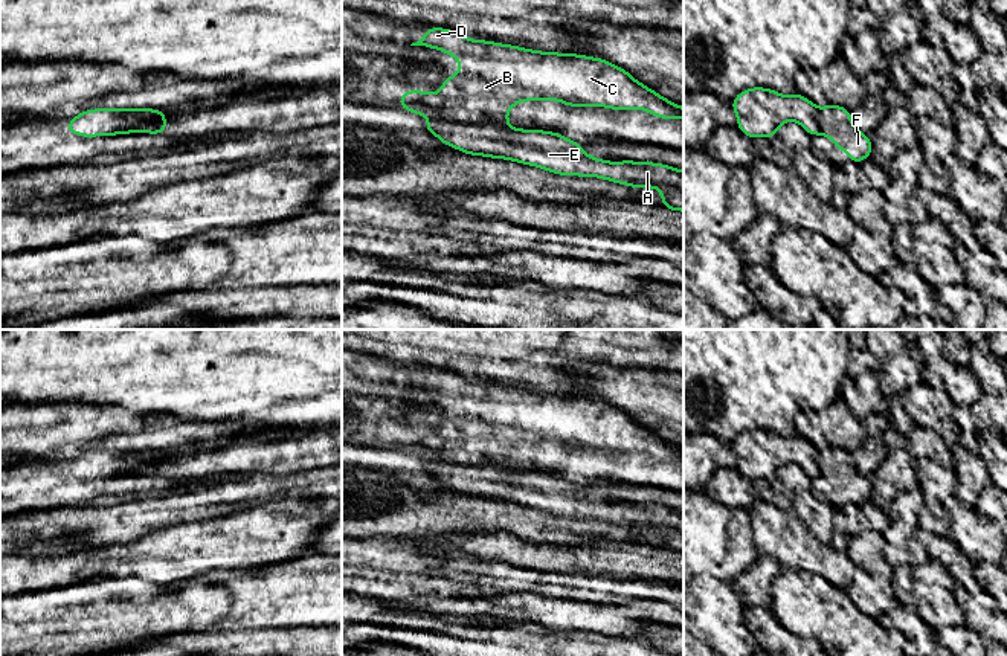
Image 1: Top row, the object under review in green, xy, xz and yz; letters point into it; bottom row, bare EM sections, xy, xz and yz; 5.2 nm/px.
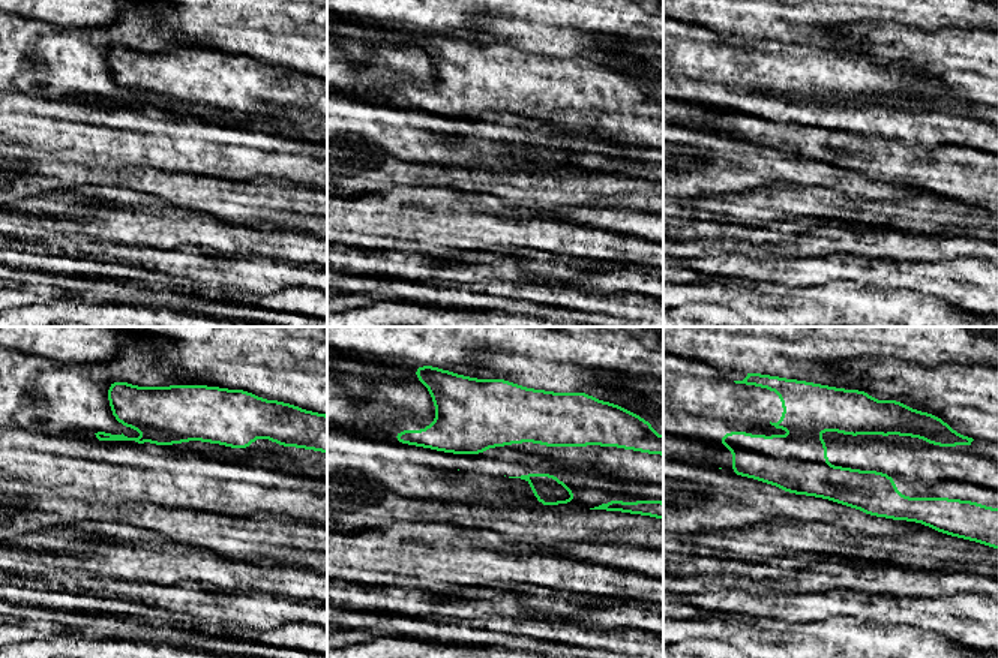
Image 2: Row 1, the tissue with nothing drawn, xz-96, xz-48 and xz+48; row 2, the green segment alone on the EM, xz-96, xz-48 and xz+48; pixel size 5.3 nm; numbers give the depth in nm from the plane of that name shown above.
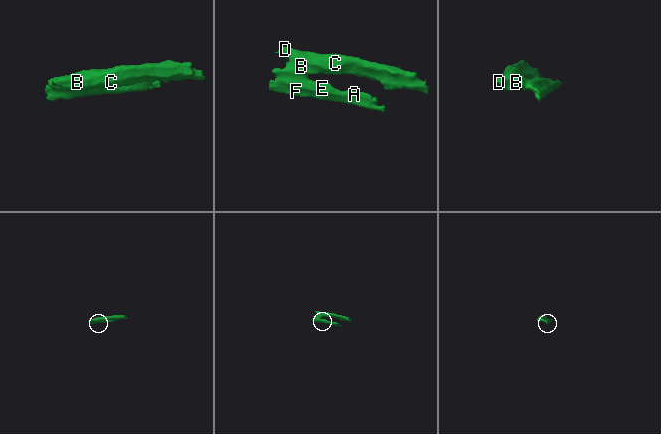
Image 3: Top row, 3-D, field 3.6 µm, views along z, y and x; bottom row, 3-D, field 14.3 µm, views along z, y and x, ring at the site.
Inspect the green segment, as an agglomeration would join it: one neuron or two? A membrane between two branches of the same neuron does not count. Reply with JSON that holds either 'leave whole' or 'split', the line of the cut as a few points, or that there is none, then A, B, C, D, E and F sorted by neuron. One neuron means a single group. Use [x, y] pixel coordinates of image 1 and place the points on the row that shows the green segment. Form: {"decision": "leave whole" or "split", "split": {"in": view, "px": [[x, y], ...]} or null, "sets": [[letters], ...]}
{"decision": "split", "split": {"in": "xz", "px": [[432, 116], [466, 124], [507, 127]]}, "sets": [["A", "E", "F"], ["B", "C", "D"]]}

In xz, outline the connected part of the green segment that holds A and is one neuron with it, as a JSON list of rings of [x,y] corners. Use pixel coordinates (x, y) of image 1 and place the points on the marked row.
[[[432,117],[423,127],[441,143],[464,154],[513,160],[558,175],[598,177],[647,189],[658,188],[667,211],[684,212],[684,171],[653,162],[609,162],[587,156],[583,146],[560,133],[513,127],[465,125]]]

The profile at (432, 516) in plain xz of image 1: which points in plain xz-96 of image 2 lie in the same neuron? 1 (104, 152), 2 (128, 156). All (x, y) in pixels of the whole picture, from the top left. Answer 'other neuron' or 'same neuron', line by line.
1: other neuron
2: other neuron

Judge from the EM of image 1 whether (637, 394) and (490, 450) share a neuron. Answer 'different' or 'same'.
different

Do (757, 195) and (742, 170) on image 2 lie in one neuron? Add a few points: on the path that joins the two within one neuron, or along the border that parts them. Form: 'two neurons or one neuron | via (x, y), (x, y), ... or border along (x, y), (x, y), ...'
two neurons | border along (788, 183), (767, 183), (719, 197)

